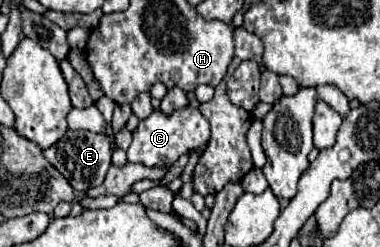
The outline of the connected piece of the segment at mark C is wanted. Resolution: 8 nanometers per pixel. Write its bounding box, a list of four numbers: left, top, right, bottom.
[126,107,210,167]

